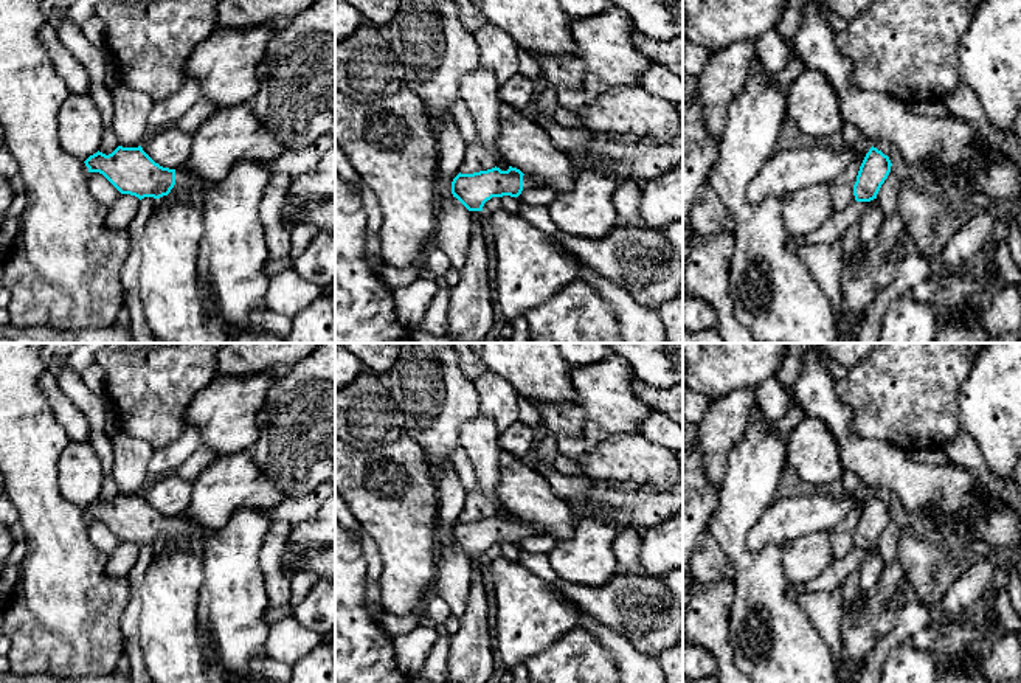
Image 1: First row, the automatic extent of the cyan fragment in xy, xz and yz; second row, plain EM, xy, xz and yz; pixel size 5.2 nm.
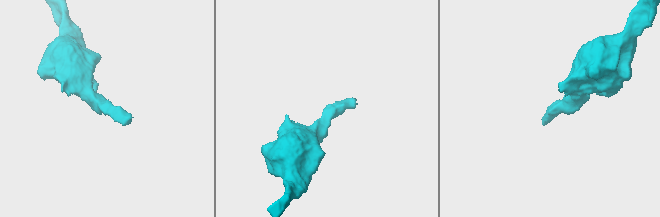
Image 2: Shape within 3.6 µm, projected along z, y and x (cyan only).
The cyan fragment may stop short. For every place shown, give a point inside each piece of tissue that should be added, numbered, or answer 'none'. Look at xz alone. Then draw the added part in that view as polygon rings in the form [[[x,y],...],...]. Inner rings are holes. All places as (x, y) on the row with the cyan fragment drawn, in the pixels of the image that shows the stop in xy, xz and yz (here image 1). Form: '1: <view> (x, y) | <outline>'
1: xz (528, 180) | [[[528,174],[523,175],[523,191],[529,188],[538,188],[538,186],[543,186],[542,180],[535,179],[534,175],[528,175]]]

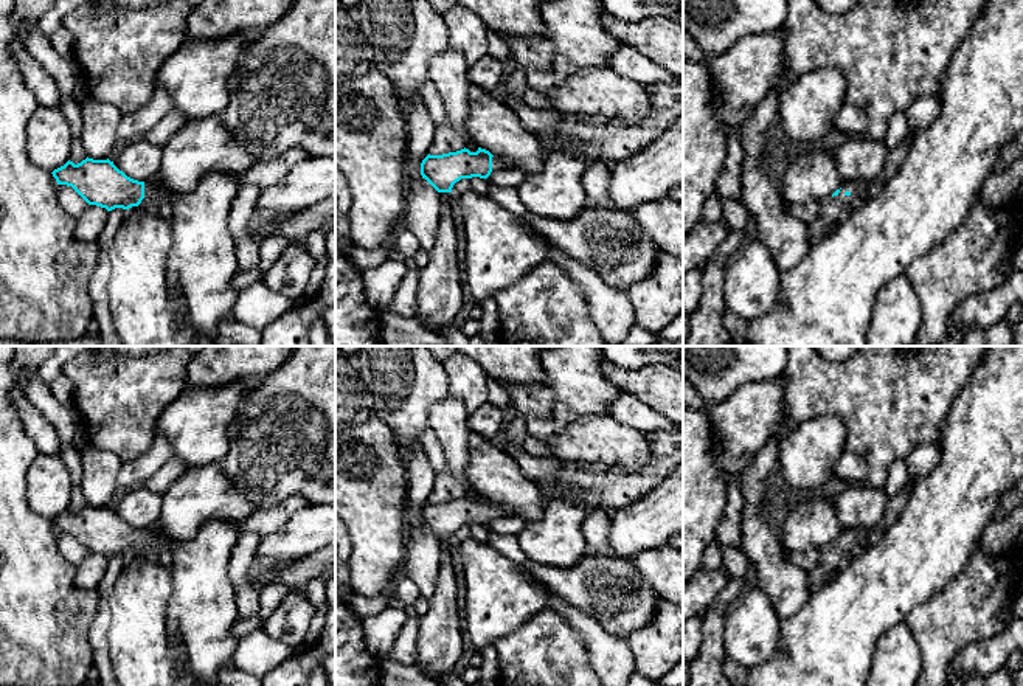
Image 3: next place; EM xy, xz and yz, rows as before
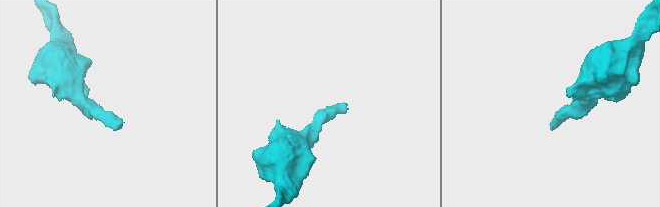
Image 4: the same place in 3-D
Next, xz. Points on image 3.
1: xz (497, 162) | [[[497,155],[492,157],[492,172],[498,169],[508,169],[508,168],[512,168],[511,161],[505,160],[503,157],[497,157]]]

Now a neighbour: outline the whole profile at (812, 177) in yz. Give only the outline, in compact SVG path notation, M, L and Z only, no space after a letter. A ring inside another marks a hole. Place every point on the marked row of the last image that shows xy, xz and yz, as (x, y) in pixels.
M832 151L799 154L778 183L781 200L787 203L821 202L832 197L846 182L840 175Z

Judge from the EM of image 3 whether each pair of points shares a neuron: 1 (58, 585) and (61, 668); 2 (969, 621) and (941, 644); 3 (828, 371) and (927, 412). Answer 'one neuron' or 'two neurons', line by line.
1: one neuron
2: one neuron
3: one neuron

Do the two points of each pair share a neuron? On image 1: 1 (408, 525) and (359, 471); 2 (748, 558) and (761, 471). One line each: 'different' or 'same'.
1: same
2: same

